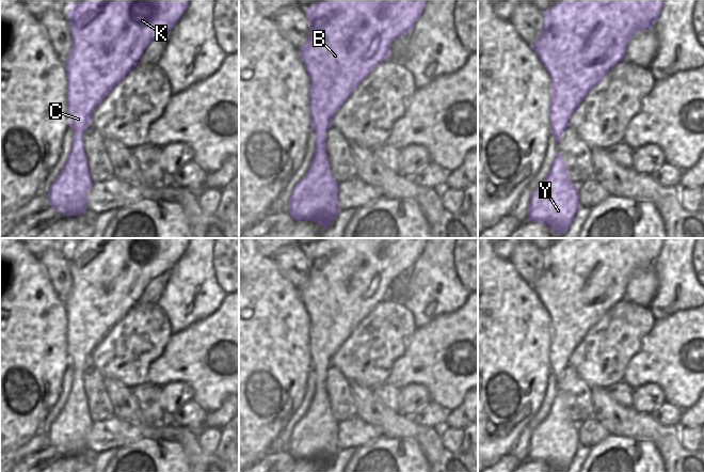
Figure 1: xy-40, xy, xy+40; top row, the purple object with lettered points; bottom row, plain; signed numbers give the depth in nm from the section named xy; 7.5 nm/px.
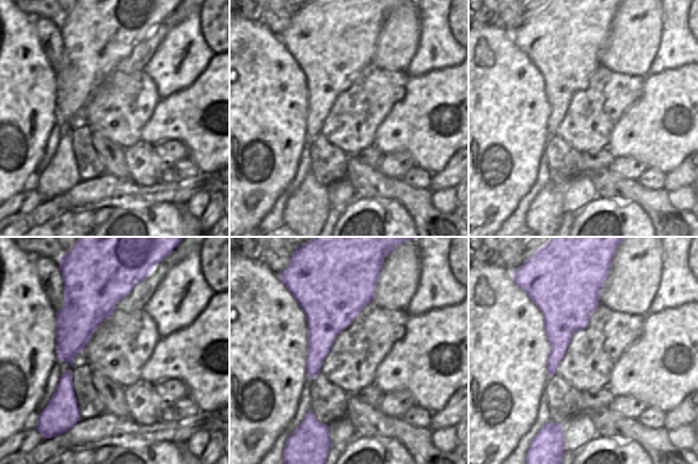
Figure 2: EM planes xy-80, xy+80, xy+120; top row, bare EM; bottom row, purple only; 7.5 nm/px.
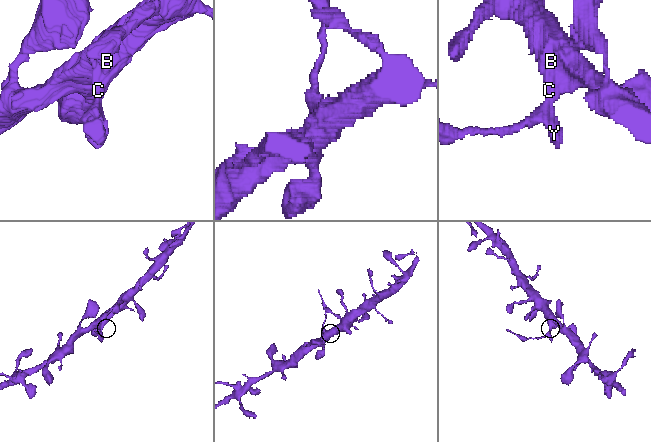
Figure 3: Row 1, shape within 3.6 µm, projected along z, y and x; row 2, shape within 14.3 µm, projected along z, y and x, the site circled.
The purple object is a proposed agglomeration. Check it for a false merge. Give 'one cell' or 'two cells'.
two cells

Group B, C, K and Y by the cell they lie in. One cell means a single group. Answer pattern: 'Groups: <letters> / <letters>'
Groups: B C K / Y.

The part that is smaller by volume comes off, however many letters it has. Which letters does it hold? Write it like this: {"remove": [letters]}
{"remove": ["Y"]}

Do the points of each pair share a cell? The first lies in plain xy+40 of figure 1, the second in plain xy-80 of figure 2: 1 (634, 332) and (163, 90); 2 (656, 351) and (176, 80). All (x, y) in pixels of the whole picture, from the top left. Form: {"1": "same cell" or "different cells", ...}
{"1": "different cells", "2": "different cells"}

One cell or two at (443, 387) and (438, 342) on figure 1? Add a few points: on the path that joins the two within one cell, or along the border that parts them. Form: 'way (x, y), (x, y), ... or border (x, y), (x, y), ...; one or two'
way (443, 376), (440, 352); one

